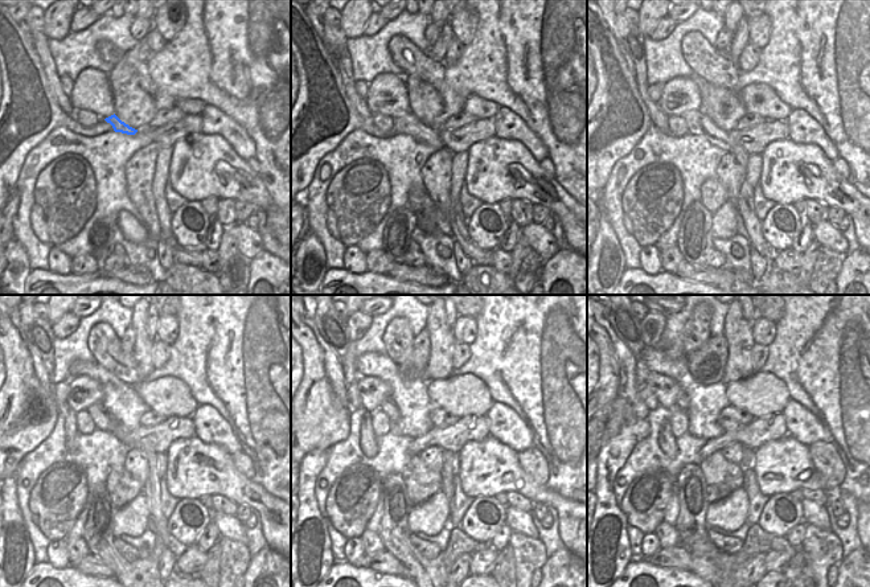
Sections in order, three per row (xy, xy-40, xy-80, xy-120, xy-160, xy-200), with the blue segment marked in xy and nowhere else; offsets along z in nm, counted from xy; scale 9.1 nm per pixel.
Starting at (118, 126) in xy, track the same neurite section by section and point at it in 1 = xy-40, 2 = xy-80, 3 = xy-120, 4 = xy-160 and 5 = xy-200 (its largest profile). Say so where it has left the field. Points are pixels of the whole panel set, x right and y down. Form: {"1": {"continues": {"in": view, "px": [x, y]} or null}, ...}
{"1": {"continues": {"in": "xy-40", "px": [407, 123]}}, "2": {"continues": {"in": "xy-80", "px": [698, 123]}}, "3": {"continues": {"in": "xy-120", "px": [152, 493]}}, "4": {"continues": {"in": "xy-160", "px": [447, 472]}}, "5": {"continues": {"in": "xy-200", "px": [682, 403]}}}

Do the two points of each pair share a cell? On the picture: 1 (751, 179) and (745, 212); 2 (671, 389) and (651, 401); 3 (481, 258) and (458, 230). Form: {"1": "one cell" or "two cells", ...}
{"1": "two cells", "2": "two cells", "3": "one cell"}

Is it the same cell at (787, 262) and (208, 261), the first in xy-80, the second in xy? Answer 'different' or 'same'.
same

